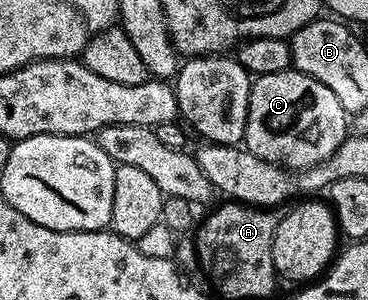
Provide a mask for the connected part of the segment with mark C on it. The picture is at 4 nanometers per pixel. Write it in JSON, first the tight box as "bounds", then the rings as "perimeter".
{"bounds":[244,69,348,172],"perimeter":[[[291,69],[280,73],[259,75],[250,84],[244,146],[246,150],[264,161],[300,172],[312,165],[320,165],[325,159],[332,157],[332,153],[336,153],[339,145],[348,138],[346,119],[348,119],[348,112],[344,109],[344,105],[340,105],[336,93],[332,93],[328,85],[320,85],[320,81],[308,77],[303,71]]]}

